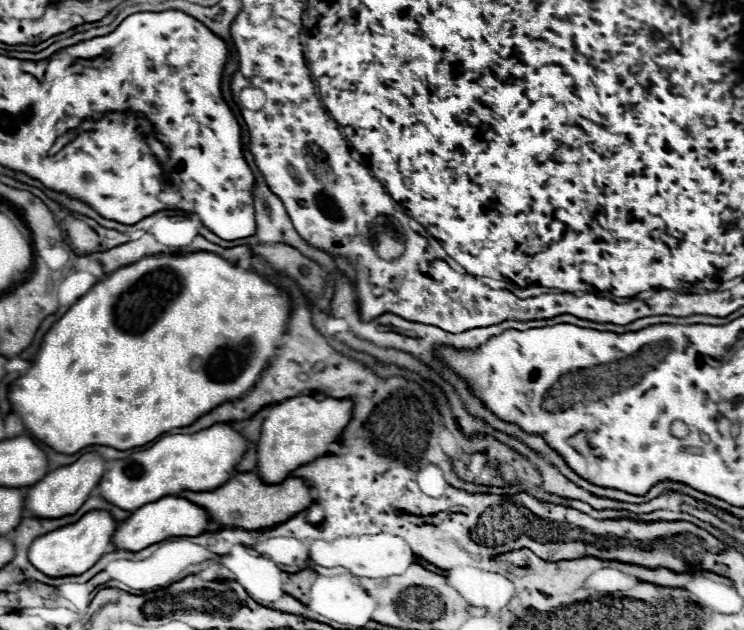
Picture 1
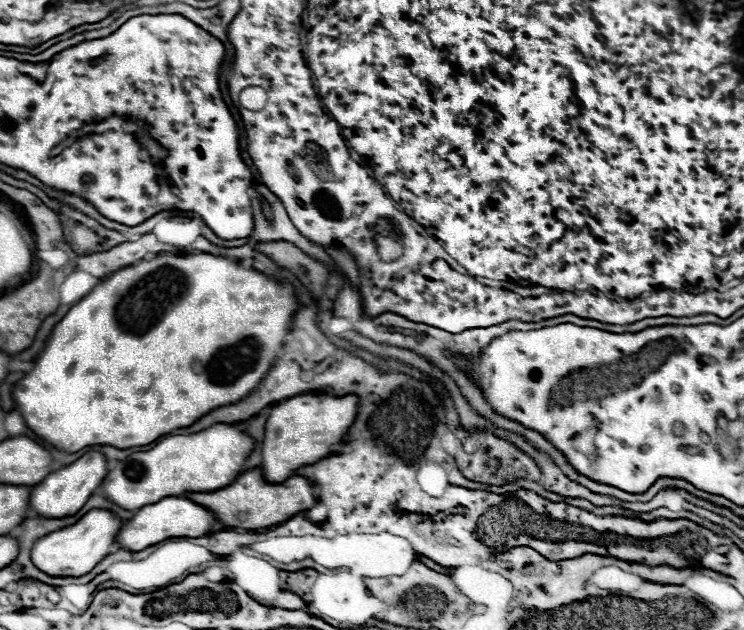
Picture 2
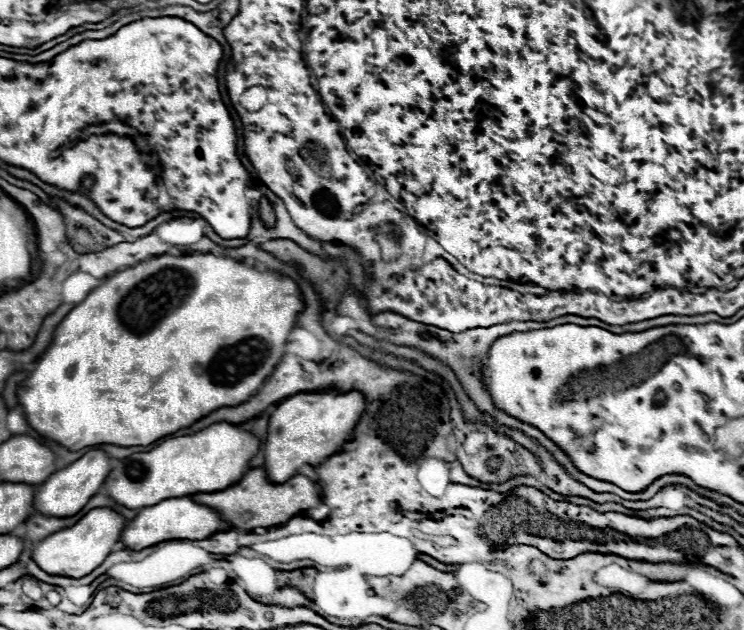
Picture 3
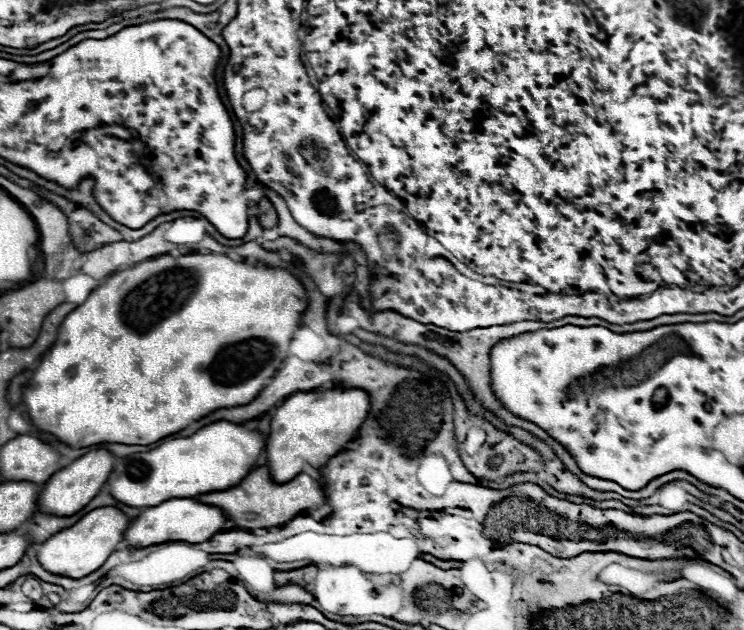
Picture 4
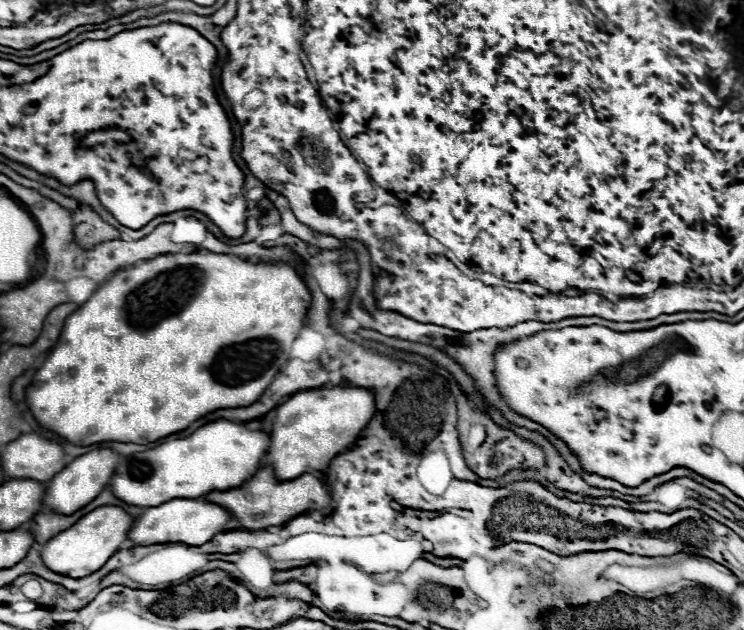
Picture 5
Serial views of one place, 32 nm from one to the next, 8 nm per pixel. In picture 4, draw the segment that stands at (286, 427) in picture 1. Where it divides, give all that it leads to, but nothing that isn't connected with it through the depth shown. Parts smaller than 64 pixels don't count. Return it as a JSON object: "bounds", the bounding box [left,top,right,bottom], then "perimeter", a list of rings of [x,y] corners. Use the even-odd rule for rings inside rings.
{"bounds":[268,388,370,482],"perimeter":[[[360,388],[308,390],[292,394],[276,408],[268,434],[268,468],[276,482],[288,482],[302,474],[304,464],[322,468],[332,456],[342,452],[354,440],[370,414],[370,396]]]}

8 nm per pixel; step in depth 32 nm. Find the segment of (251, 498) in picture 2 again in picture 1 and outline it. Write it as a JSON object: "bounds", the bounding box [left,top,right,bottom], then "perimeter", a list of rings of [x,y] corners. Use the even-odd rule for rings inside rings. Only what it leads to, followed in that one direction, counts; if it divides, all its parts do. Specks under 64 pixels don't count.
{"bounds":[178,470,314,530],"perimeter":[[[256,470],[240,472],[232,480],[228,480],[228,484],[212,492],[182,492],[178,496],[184,496],[186,500],[200,504],[212,516],[214,522],[242,530],[258,530],[258,528],[282,524],[314,504],[310,496],[310,486],[306,484],[304,478],[288,478],[280,484],[266,484],[260,480]]]}

